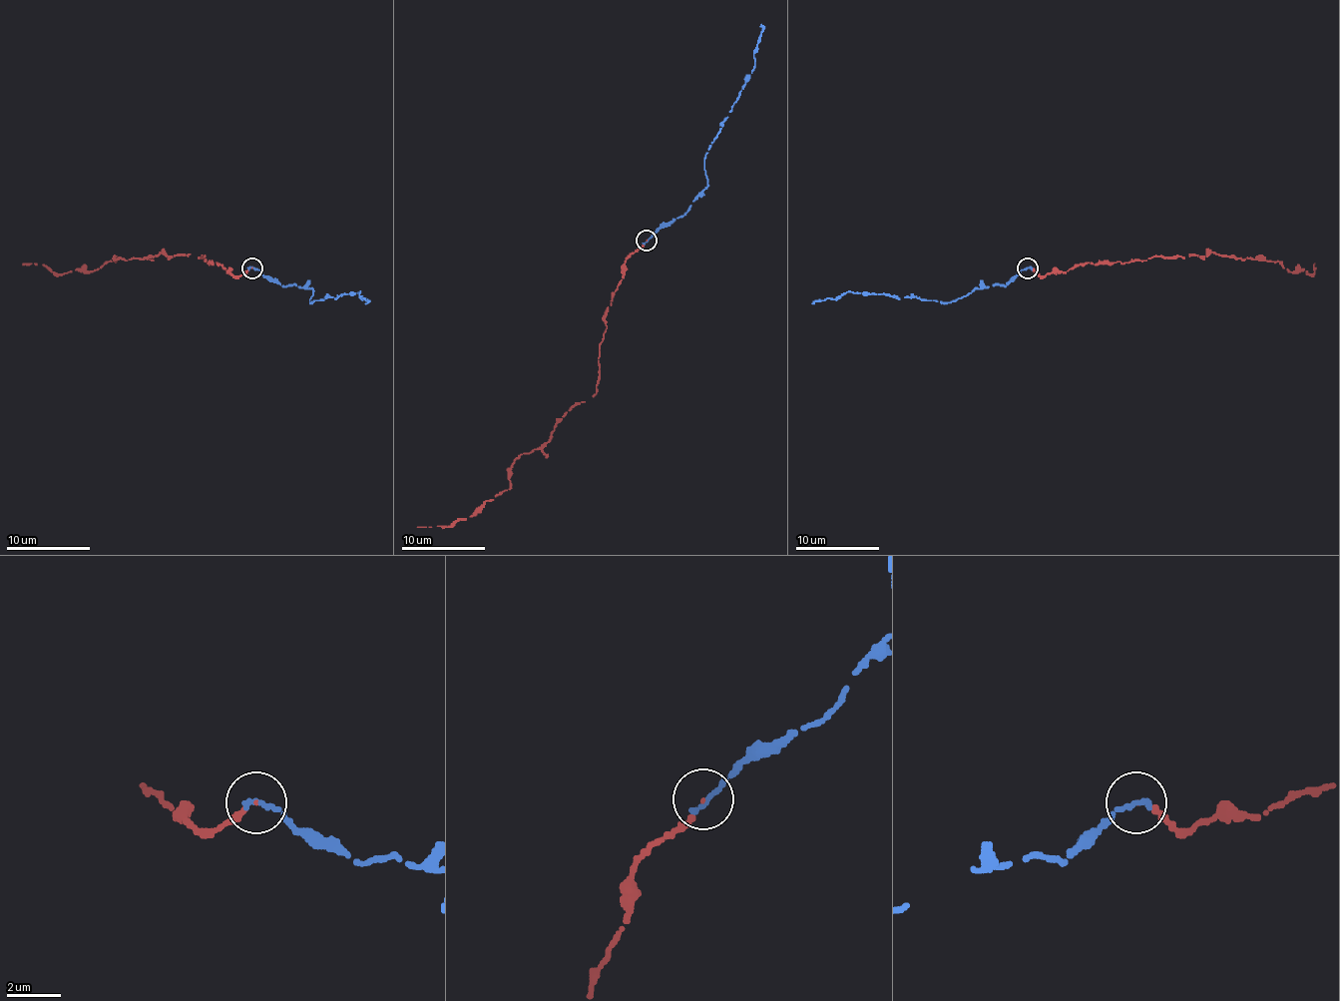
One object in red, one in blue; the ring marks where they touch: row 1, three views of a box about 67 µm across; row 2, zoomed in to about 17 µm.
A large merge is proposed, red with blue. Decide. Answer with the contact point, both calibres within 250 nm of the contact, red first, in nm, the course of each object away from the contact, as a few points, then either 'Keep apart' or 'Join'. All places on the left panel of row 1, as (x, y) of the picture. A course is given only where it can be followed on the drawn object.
Place: (251, 267). Thickness 140 nm (red) against 260 nm. Course of red: (251, 267), (240, 275), (205, 256), (161, 252), (106, 260), (92, 271), (62, 273), (43, 264), (22, 264). Course of blue: (251, 267), (282, 286), (293, 283), (312, 290), (310, 302), (360, 292), (369, 302). Keep apart

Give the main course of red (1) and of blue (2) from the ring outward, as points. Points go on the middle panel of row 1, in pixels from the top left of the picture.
1: (646, 240), (623, 266), (604, 319), (596, 395), (514, 462), (509, 487), (492, 500), (446, 527), (417, 527)
2: (646, 242), (687, 210), (706, 185), (704, 155), (755, 65), (753, 54), (763, 25)

